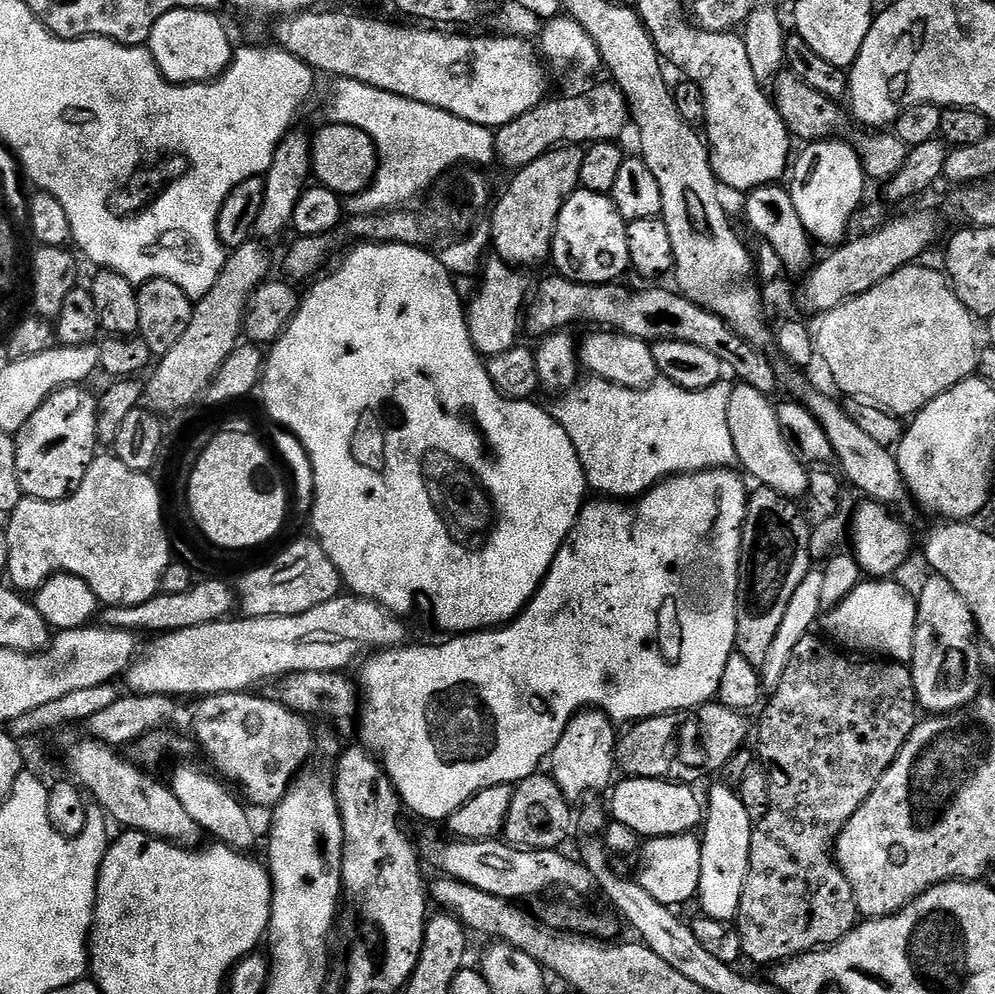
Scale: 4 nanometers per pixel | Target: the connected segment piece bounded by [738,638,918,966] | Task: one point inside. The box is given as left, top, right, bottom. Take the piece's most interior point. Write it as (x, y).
(834, 725)

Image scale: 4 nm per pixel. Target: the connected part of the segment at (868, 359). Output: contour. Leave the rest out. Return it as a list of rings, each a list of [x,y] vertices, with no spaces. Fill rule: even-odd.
[[[909,266],[898,270],[894,274],[890,274],[890,278],[886,278],[882,282],[878,282],[870,290],[866,290],[866,294],[855,296],[852,300],[840,304],[836,308],[831,308],[828,312],[819,313],[815,317],[816,321],[811,321],[812,338],[816,341],[816,355],[828,367],[828,372],[832,375],[832,380],[845,392],[848,396],[857,396],[860,400],[869,400],[872,404],[877,404],[876,408],[881,412],[891,413],[893,416],[901,418],[911,418],[917,412],[921,412],[931,400],[938,398],[938,394],[942,394],[946,390],[950,390],[958,382],[968,379],[969,376],[976,372],[976,353],[978,351],[978,343],[972,337],[972,323],[974,317],[956,297],[952,290],[951,283],[943,271],[927,272],[921,266]]]

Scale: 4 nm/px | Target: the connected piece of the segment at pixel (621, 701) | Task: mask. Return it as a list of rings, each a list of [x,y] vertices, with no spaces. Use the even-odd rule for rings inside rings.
[[[709,470],[707,472],[693,472],[691,474],[677,474],[671,478],[665,478],[656,485],[655,488],[644,493],[635,501],[636,504],[631,508],[631,503],[621,502],[616,498],[596,498],[596,501],[585,503],[584,508],[578,514],[578,518],[574,522],[574,526],[570,530],[570,534],[564,539],[564,544],[558,550],[558,554],[554,558],[554,562],[550,566],[547,578],[540,583],[540,589],[532,595],[532,600],[519,616],[511,621],[507,626],[501,626],[483,632],[470,632],[467,634],[456,634],[445,644],[432,644],[427,648],[424,644],[416,644],[413,648],[409,646],[401,646],[398,648],[385,648],[377,651],[375,654],[369,655],[363,661],[364,669],[358,675],[358,688],[362,693],[362,711],[358,716],[358,729],[360,728],[359,743],[367,748],[377,760],[381,761],[385,772],[388,774],[392,785],[396,787],[396,793],[400,795],[403,807],[408,808],[412,812],[417,812],[424,820],[440,820],[447,821],[449,816],[456,813],[459,808],[467,802],[476,792],[482,788],[490,786],[498,786],[499,784],[511,784],[513,786],[525,780],[528,776],[537,775],[540,763],[547,761],[551,757],[554,746],[558,742],[558,738],[562,738],[562,730],[566,730],[568,723],[573,720],[577,712],[583,712],[589,708],[599,710],[608,715],[617,725],[624,726],[629,722],[645,720],[646,718],[654,718],[655,716],[664,716],[668,712],[684,712],[688,708],[697,708],[703,704],[709,703],[719,693],[720,683],[722,682],[722,670],[726,670],[726,662],[730,662],[730,658],[736,652],[736,585],[740,582],[740,550],[739,547],[727,544],[724,540],[739,541],[740,531],[744,528],[744,514],[748,506],[749,489],[744,489],[744,484],[738,477],[732,473],[732,470]]]

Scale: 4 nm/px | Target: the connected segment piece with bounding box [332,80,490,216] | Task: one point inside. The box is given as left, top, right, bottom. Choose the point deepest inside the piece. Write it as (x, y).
(415, 144)

